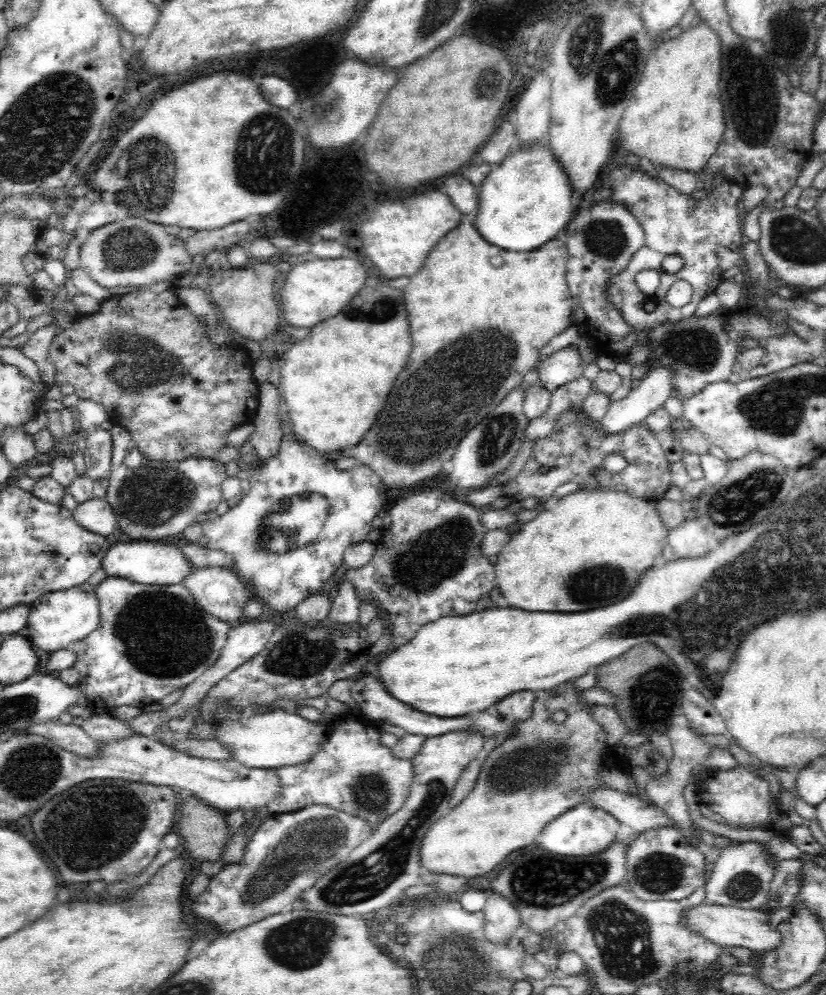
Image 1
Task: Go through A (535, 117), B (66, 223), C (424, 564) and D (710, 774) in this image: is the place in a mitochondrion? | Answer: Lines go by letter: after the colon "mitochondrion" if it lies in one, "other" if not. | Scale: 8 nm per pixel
A: other
B: other
C: mitochondrion
D: other

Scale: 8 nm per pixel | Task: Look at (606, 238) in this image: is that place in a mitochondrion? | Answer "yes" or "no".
yes

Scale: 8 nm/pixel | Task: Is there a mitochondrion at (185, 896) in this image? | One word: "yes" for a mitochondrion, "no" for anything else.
no

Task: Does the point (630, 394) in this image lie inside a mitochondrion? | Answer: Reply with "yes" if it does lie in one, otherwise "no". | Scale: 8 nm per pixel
no

